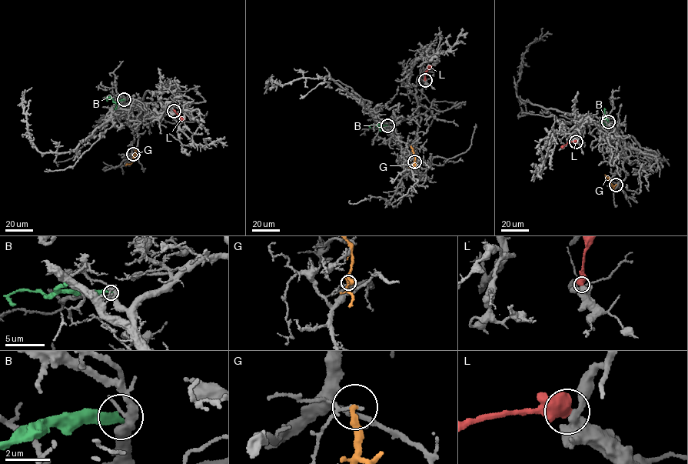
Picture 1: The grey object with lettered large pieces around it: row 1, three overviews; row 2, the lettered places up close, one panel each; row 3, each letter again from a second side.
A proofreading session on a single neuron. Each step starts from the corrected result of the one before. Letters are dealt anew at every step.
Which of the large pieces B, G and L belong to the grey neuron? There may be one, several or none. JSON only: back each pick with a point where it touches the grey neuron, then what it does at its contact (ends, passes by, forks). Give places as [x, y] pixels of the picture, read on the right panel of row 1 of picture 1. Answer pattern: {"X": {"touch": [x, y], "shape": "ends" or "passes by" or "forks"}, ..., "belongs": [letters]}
{"L": {"touch": [576, 141], "shape": "ends"}, "belongs": ["L"]}

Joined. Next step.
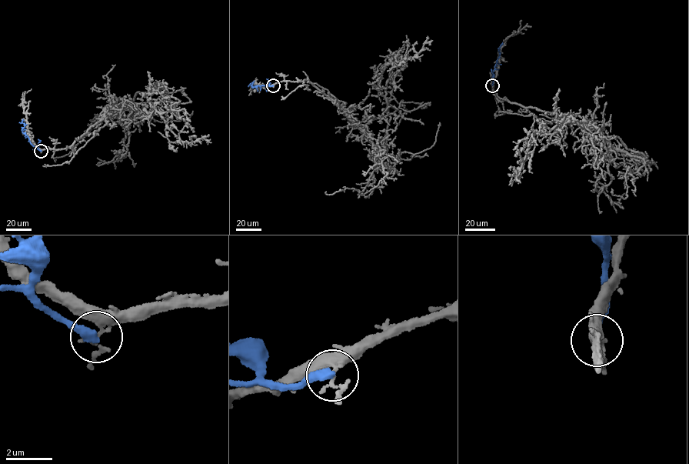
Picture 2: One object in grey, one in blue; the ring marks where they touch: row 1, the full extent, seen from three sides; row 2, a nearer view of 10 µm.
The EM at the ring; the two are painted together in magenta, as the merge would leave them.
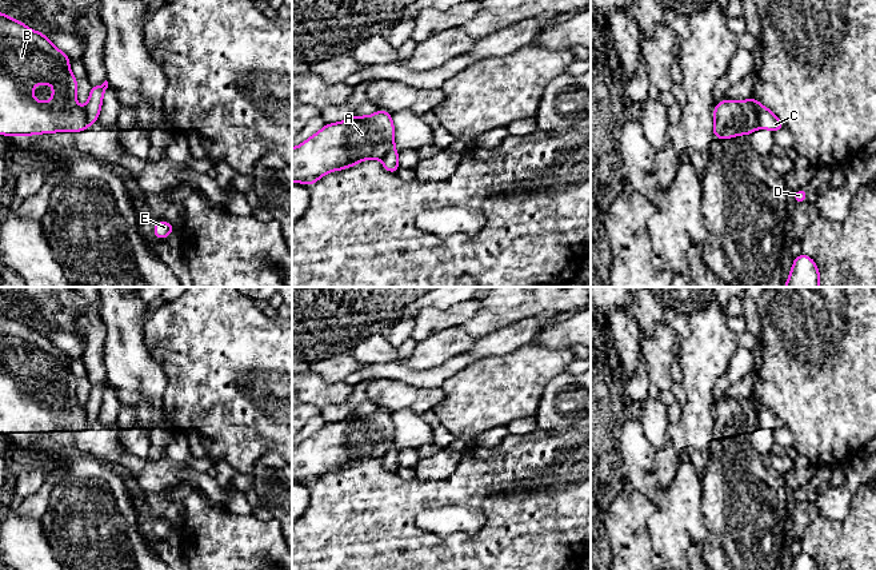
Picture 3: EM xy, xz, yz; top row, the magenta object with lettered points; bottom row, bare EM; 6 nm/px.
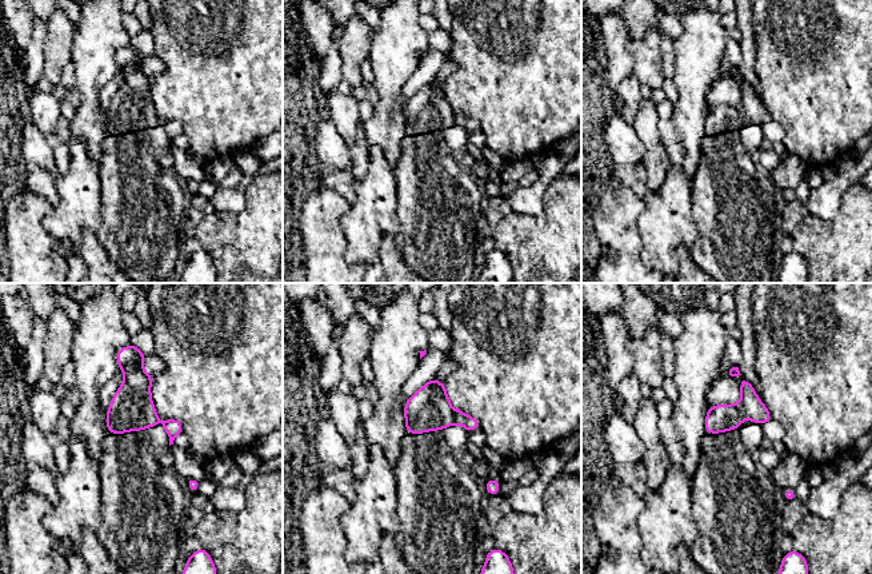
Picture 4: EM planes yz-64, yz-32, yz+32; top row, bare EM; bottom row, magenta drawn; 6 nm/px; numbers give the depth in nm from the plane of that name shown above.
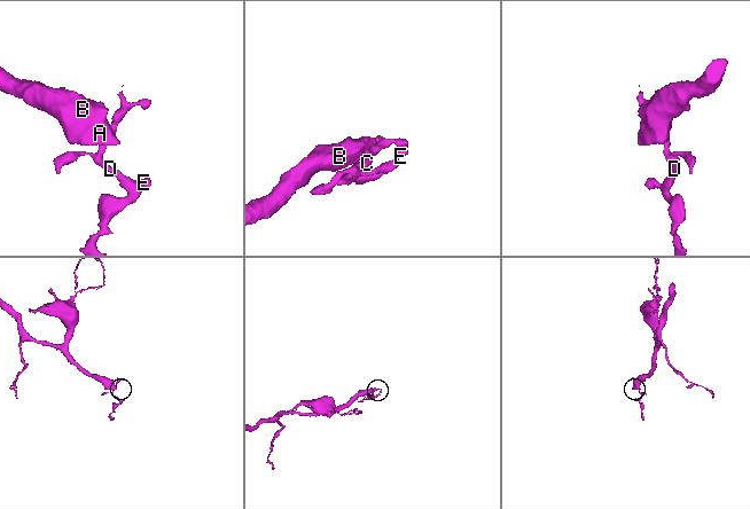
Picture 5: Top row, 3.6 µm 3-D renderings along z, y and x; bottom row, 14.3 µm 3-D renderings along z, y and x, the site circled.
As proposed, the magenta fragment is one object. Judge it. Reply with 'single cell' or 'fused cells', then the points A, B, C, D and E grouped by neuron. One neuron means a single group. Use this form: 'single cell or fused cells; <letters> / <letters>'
fused cells; A B / C D E

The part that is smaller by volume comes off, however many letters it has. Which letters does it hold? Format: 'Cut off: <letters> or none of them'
Cut off: C, D, E

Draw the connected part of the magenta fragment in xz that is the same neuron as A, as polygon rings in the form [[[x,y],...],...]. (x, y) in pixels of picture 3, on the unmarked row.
[[[379,408],[369,415],[349,415],[344,420],[325,423],[319,431],[292,447],[292,481],[315,483],[321,475],[359,463],[361,459],[381,458],[395,449],[392,414]]]

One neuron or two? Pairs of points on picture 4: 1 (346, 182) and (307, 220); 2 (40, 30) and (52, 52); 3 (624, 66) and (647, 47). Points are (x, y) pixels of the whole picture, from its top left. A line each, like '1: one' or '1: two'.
1: two
2: two
3: two

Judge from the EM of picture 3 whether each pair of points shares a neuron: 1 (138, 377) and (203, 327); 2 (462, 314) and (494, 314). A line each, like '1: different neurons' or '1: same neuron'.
1: different neurons
2: different neurons

